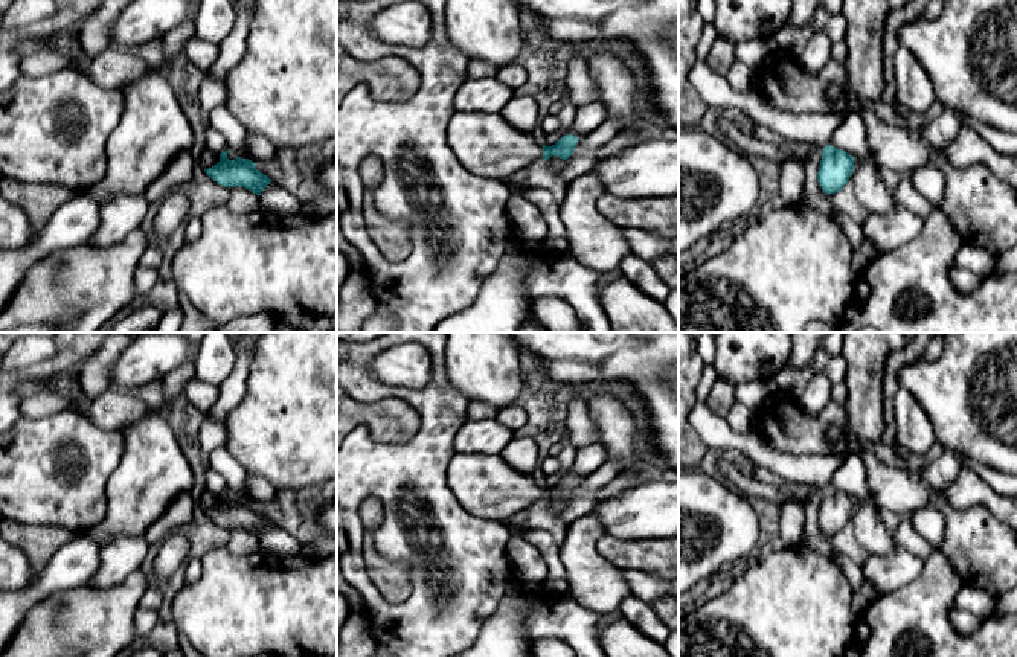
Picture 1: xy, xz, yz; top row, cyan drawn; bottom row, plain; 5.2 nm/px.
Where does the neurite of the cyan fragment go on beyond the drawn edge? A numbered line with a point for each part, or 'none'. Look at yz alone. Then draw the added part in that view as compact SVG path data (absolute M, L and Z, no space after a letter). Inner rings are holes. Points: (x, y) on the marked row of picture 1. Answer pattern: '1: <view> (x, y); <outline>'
none

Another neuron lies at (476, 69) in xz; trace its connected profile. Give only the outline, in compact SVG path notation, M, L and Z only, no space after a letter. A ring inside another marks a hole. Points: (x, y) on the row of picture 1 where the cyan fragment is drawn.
M470 59L467 66L467 78L468 79L477 79L485 76L494 76L497 72L497 67L479 59Z

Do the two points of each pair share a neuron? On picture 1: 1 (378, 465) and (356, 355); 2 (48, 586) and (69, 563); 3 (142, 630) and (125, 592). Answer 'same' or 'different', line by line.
1: same
2: same
3: different

